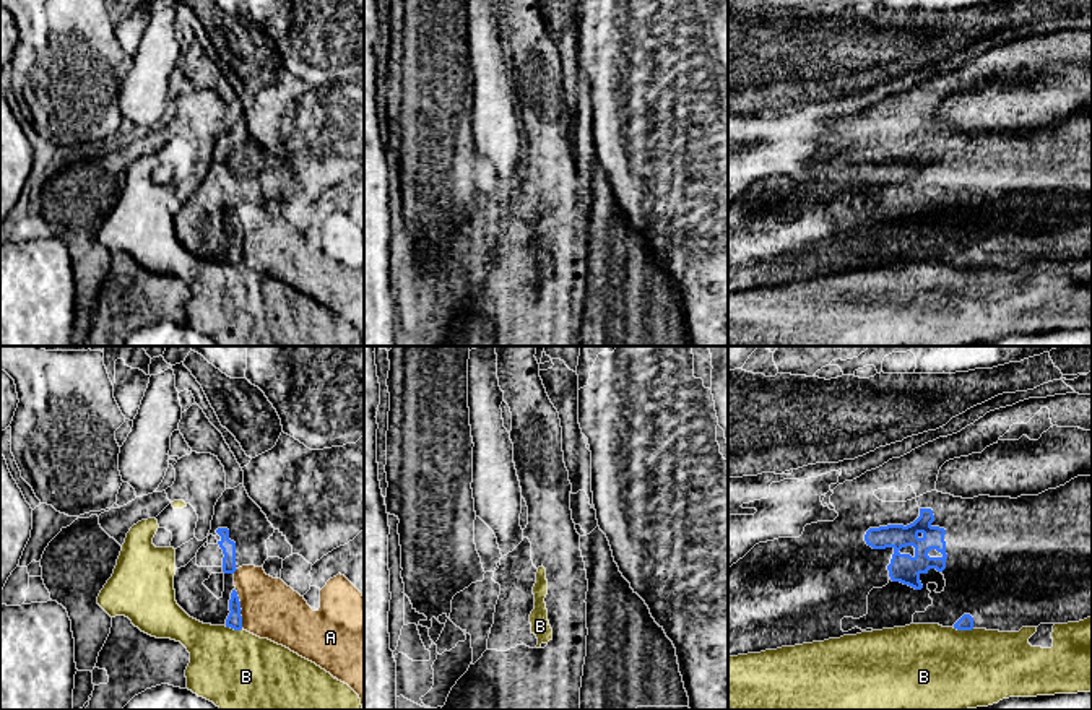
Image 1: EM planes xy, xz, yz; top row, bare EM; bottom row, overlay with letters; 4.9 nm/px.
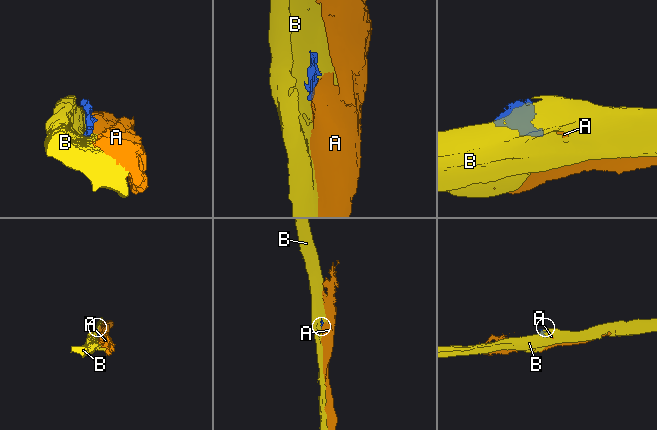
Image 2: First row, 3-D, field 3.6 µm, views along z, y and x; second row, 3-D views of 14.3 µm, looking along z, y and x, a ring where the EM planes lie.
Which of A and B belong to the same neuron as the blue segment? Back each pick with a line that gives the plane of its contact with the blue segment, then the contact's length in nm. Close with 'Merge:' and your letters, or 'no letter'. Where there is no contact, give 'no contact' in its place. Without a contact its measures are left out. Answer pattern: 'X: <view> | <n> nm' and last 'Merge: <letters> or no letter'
Merge: no letter

